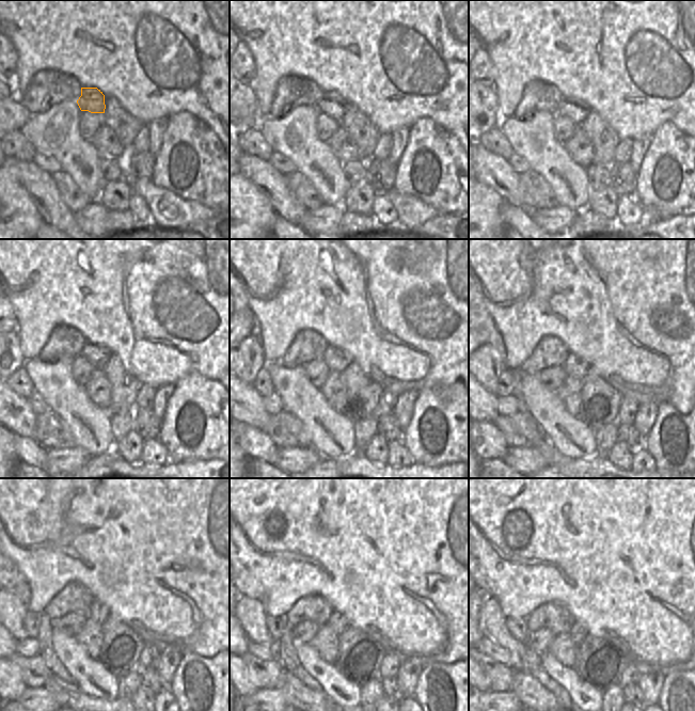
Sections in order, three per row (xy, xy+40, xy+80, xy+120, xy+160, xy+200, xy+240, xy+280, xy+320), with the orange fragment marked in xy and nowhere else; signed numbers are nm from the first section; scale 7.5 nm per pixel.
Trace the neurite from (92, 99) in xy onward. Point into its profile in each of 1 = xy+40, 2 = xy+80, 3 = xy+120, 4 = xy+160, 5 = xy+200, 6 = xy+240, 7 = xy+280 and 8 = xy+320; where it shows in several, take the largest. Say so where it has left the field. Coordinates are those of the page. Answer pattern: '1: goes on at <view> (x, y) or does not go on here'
1: goes on at xy+40 (333, 105)
2: goes on at xy+80 (574, 109)
3: goes on at xy+120 (98, 356)
4: goes on at xy+160 (336, 359)
5: goes on at xy+200 (574, 366)
6: goes on at xy+240 (99, 612)
7: goes on at xy+280 (338, 622)
8: goes on at xy+320 (578, 632)

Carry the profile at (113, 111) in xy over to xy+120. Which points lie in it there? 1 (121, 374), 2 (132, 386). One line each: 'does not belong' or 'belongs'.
1: belongs
2: belongs

